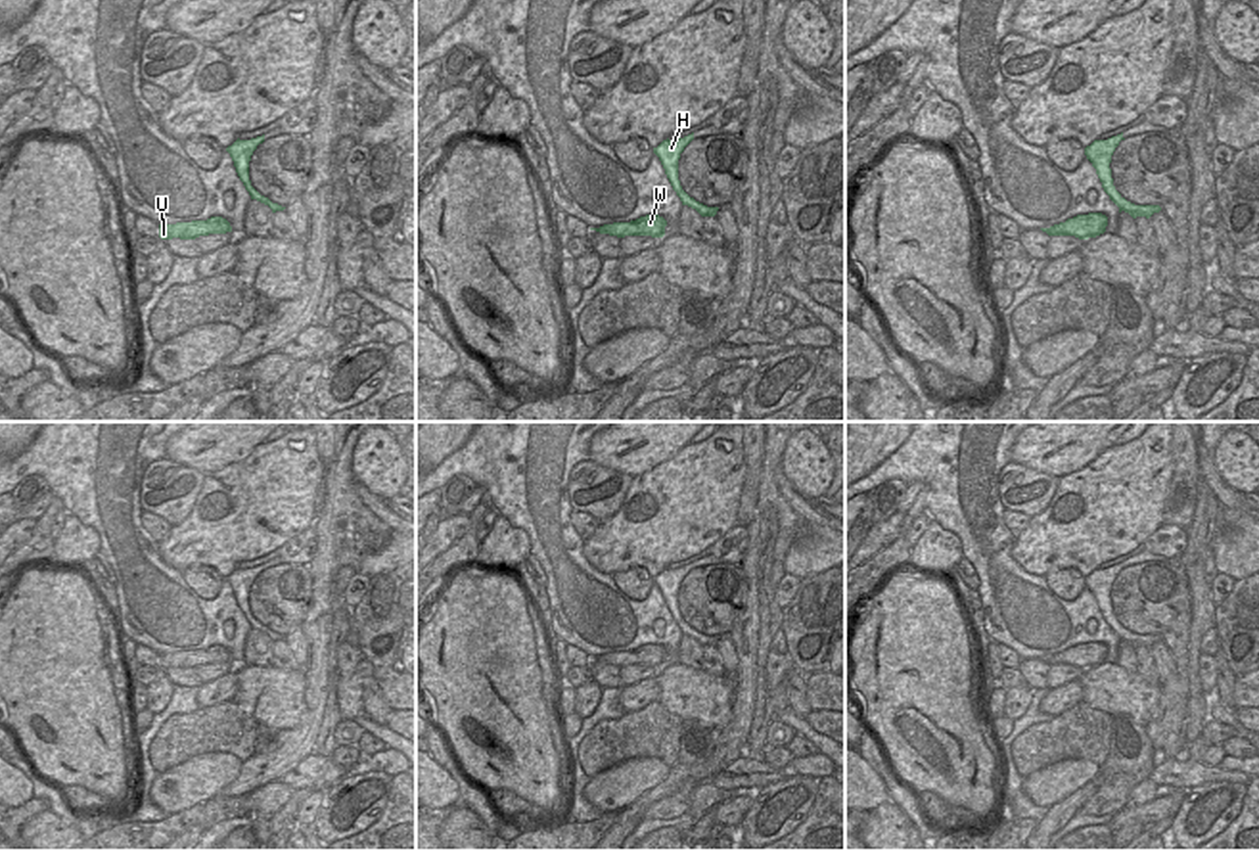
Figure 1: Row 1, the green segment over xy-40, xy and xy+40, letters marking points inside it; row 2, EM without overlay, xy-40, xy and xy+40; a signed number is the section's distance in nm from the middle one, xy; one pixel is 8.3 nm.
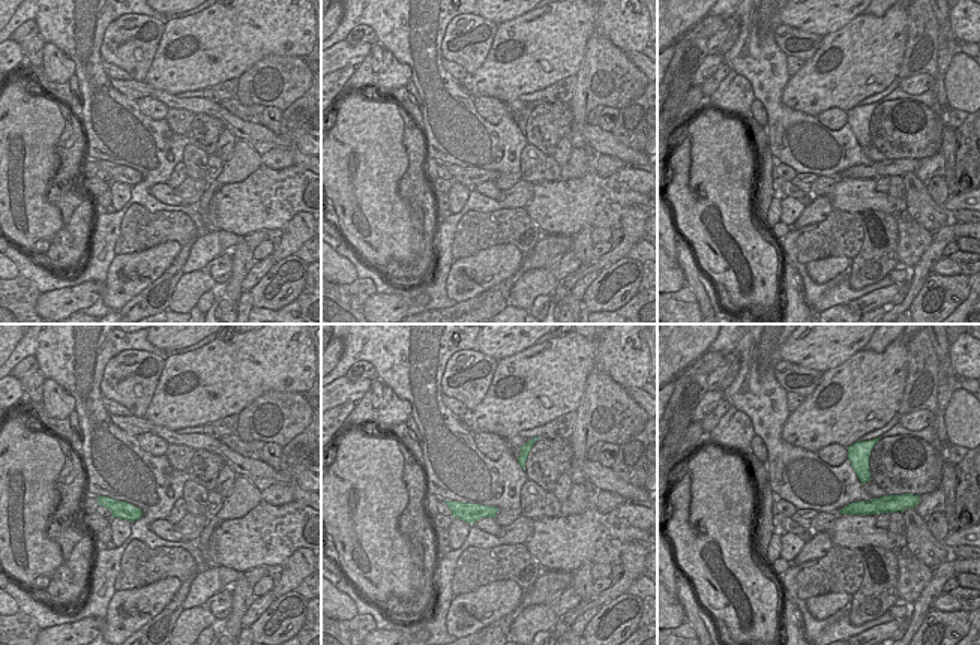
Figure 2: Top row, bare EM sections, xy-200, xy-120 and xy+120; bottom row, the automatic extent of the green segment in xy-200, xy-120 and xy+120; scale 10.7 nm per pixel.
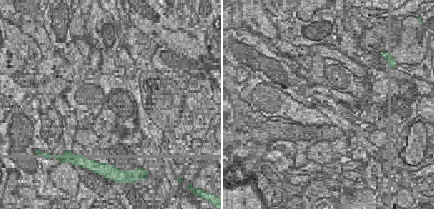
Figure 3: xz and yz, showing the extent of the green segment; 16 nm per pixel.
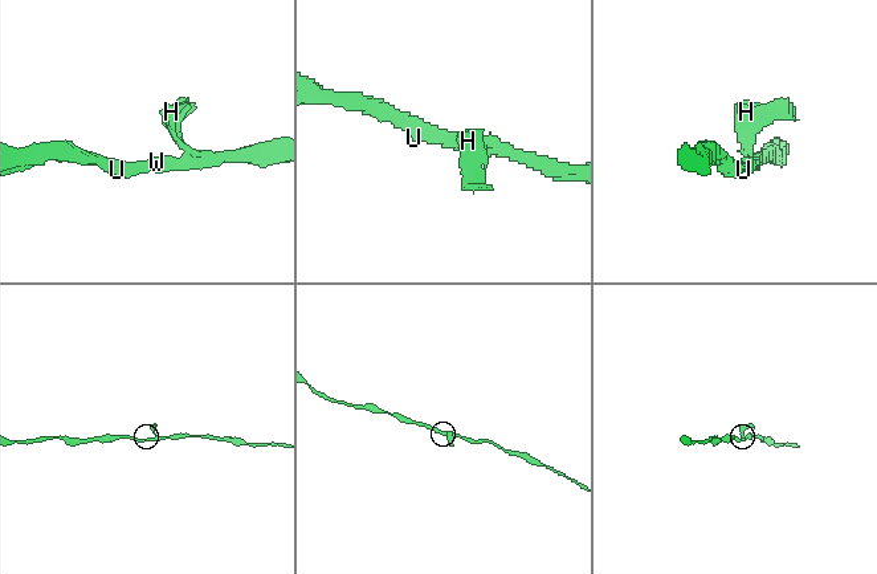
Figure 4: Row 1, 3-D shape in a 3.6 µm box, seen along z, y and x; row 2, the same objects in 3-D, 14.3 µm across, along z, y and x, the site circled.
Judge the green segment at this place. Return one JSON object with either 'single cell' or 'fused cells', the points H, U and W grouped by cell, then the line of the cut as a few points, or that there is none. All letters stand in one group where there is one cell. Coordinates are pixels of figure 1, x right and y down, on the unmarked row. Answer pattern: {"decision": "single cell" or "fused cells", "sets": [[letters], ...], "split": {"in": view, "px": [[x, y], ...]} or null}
{"decision": "fused cells", "sets": [["H"], ["U", "W"]], "split": {"in": "xy+40", "px": [[1129, 641], [1148, 646]]}}

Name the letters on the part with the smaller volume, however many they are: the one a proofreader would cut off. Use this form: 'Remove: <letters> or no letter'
Remove: H

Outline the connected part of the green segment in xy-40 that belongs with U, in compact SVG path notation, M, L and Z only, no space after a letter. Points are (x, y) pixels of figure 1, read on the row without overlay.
M211 646L207 650L192 650L192 652L176 652L176 654L159 654L159 667L161 669L195 669L199 665L209 663L226 663L232 661L232 656L222 646Z

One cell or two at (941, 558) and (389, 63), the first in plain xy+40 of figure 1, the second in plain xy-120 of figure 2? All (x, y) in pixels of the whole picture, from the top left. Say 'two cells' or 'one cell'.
one cell

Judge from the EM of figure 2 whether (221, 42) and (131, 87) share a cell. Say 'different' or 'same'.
different

